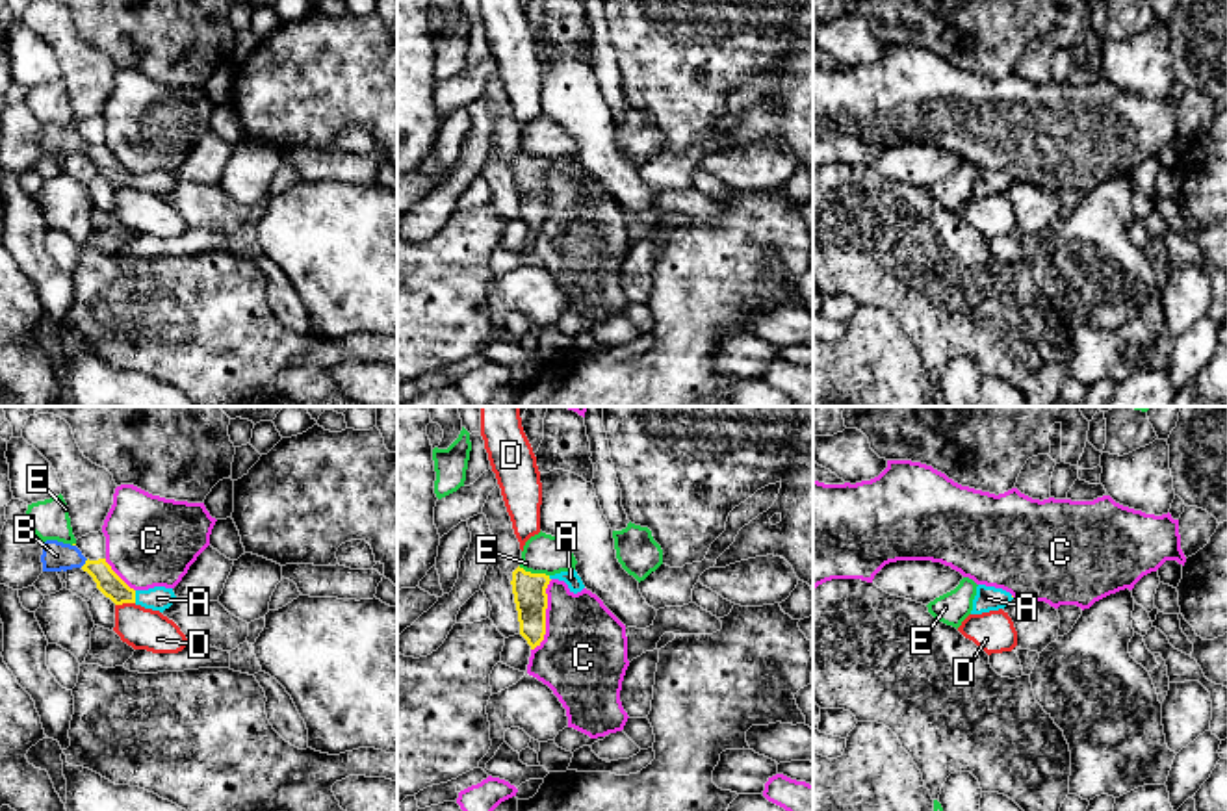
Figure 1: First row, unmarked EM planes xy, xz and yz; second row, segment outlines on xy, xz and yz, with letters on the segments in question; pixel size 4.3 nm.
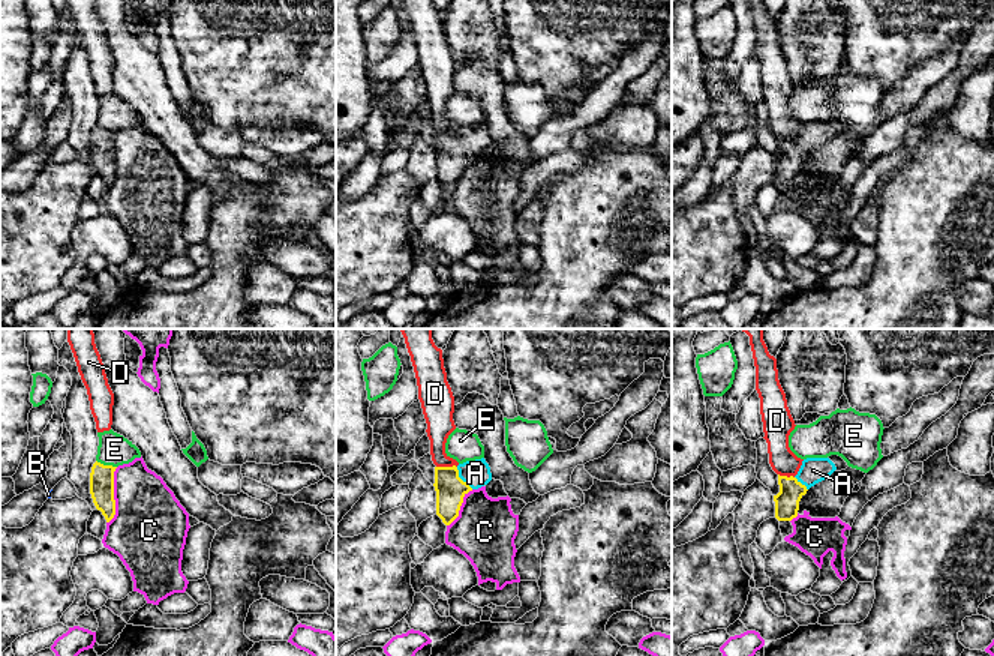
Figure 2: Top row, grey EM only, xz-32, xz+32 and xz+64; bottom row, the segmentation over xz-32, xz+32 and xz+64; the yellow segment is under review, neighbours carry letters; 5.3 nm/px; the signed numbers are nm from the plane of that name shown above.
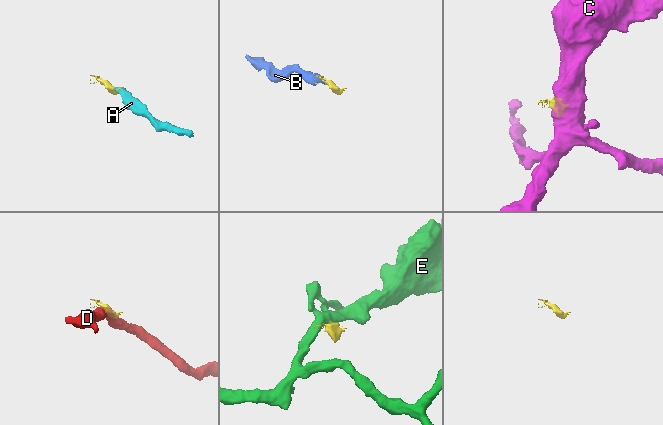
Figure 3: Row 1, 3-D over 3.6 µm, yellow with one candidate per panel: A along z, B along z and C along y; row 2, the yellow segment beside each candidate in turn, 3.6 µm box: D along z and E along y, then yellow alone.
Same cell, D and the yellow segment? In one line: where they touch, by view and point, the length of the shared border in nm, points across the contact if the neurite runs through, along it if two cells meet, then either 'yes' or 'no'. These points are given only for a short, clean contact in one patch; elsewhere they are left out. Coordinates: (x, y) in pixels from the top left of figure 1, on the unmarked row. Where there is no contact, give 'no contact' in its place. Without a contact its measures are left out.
contact xy (125, 186); length 90 nm; border xy (134, 186), (116, 190); no

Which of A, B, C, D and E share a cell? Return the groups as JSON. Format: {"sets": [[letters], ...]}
{"sets": [["A", "B"], ["C"], ["D"], ["E"]]}

